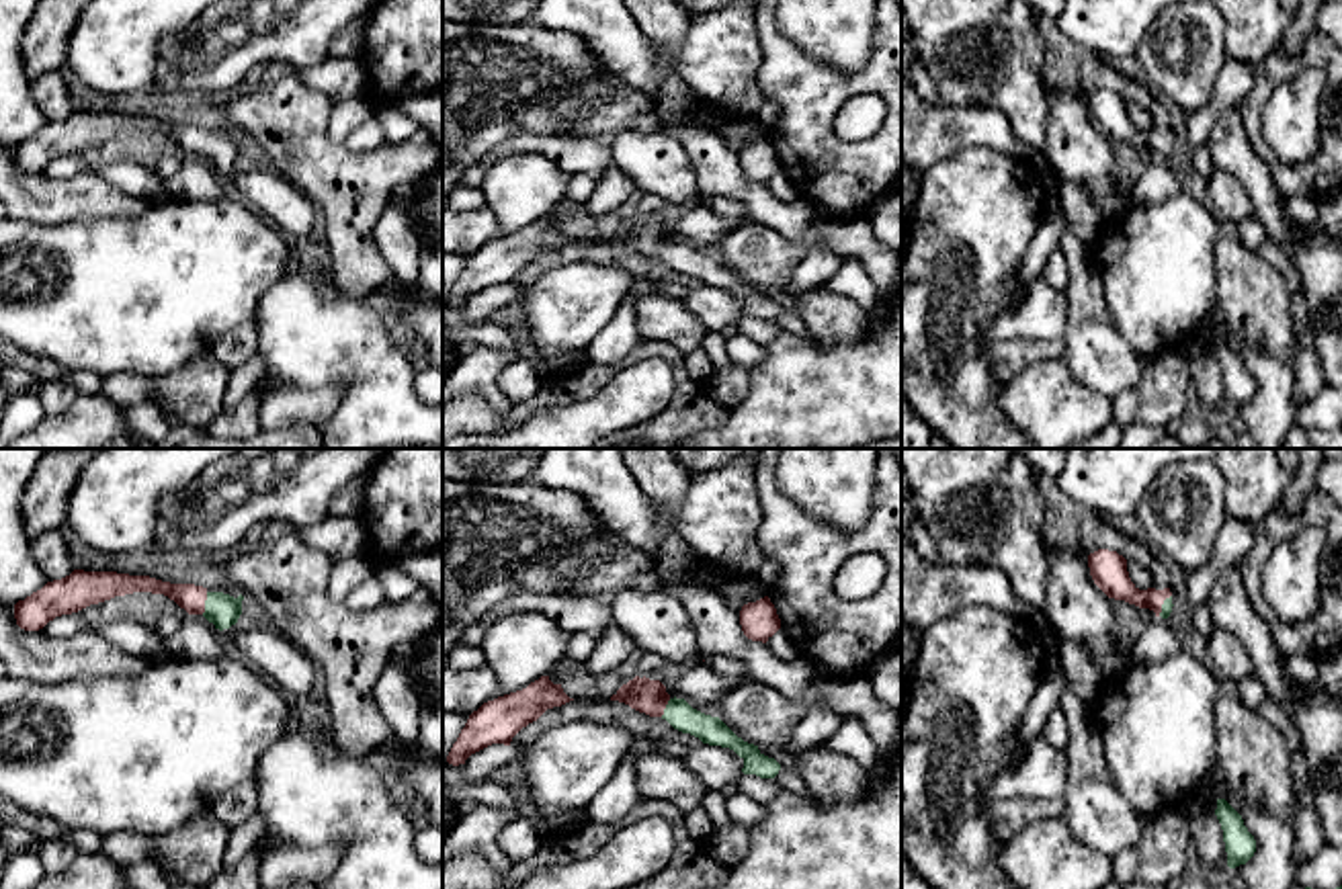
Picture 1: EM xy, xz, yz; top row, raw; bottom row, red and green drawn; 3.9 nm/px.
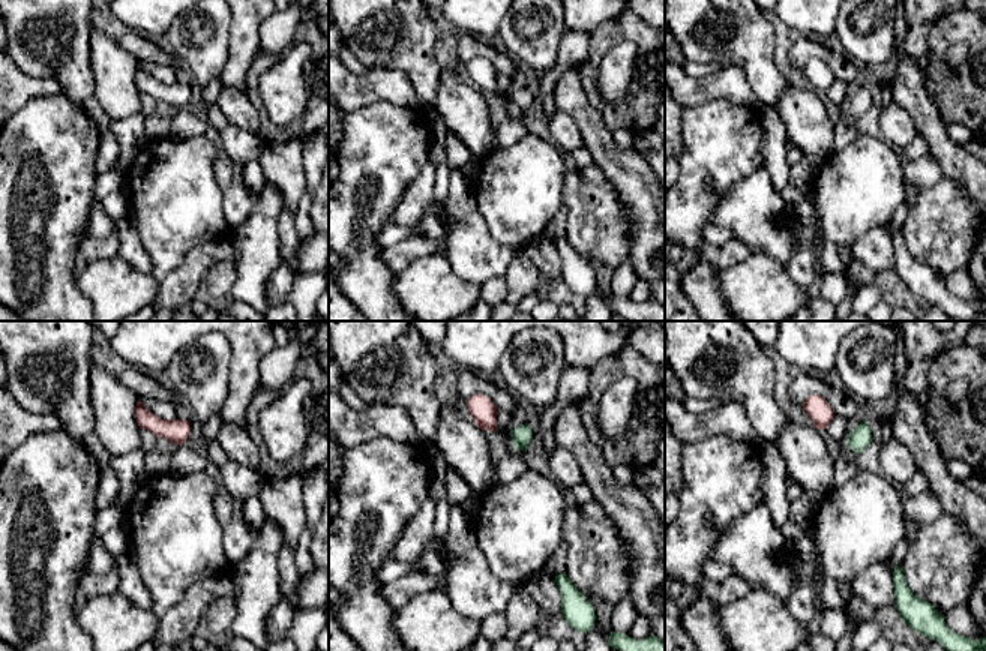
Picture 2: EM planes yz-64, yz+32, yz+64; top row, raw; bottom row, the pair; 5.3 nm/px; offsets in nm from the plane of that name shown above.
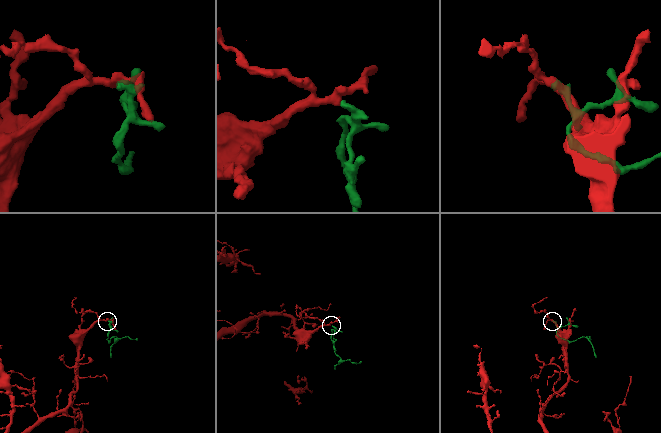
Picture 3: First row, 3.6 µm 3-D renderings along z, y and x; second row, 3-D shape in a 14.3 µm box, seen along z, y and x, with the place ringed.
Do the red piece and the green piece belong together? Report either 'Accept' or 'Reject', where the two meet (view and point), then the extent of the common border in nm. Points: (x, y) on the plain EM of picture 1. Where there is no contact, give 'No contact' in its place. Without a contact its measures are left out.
Accept. Touches red at xy (203, 144). Shared border 90 nm

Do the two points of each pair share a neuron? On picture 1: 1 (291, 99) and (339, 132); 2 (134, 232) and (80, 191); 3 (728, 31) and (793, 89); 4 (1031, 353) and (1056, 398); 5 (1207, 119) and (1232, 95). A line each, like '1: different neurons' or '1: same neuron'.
1: different neurons
2: different neurons
3: different neurons
4: different neurons
5: same neuron

